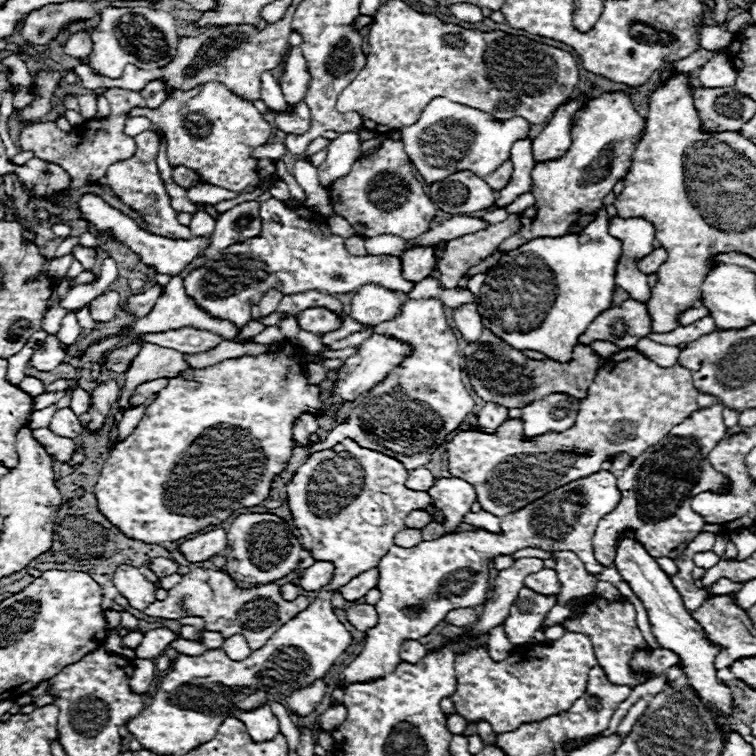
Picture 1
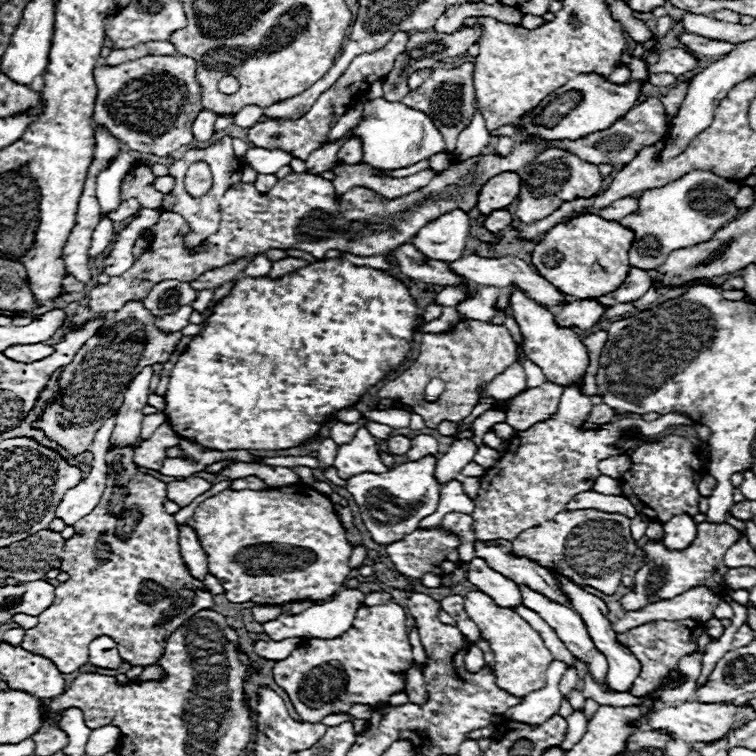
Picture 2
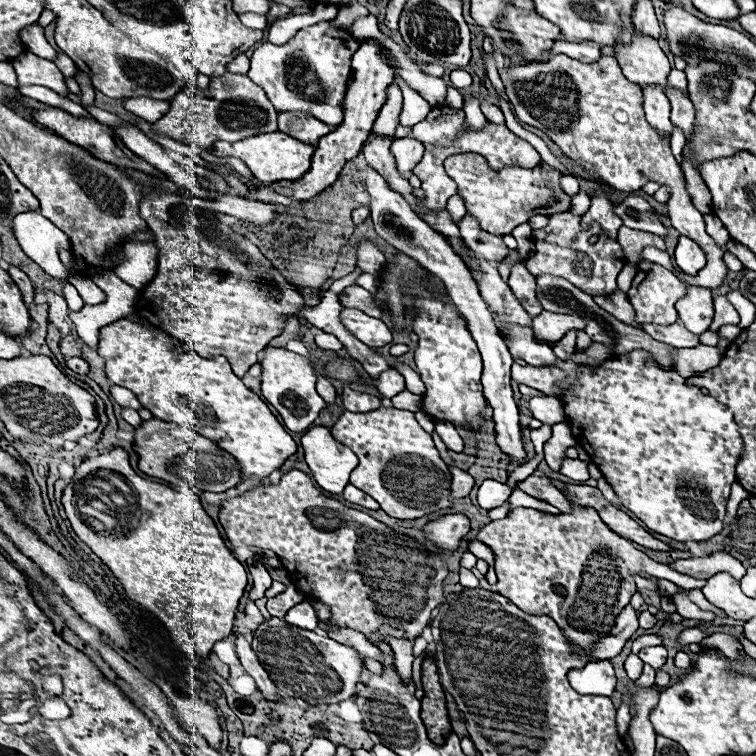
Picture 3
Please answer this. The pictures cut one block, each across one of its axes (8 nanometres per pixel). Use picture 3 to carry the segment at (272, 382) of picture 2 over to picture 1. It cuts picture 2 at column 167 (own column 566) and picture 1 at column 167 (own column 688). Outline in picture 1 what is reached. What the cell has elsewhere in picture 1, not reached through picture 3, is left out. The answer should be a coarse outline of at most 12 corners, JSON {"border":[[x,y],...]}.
{"border":[[286,344],[172,378],[96,502],[186,538],[266,500],[320,412]]}

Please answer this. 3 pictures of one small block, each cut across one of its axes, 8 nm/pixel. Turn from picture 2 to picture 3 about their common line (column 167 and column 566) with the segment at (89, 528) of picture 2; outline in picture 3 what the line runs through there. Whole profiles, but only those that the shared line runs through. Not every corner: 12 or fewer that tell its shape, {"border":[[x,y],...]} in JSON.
{"border":[[594,508],[514,509],[478,532],[496,592],[574,652],[612,630],[636,574],[674,572]]}

